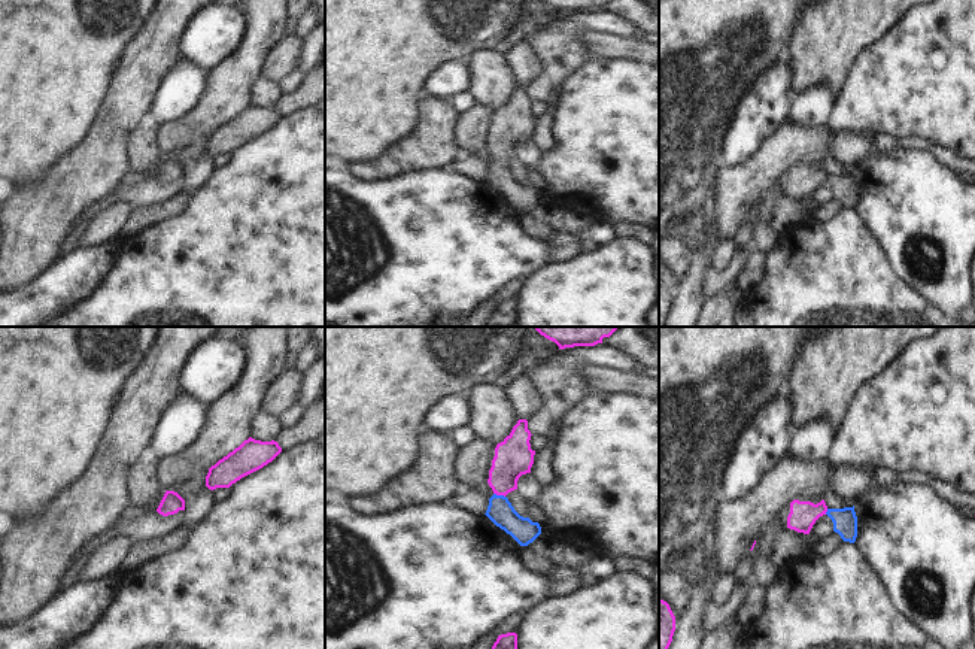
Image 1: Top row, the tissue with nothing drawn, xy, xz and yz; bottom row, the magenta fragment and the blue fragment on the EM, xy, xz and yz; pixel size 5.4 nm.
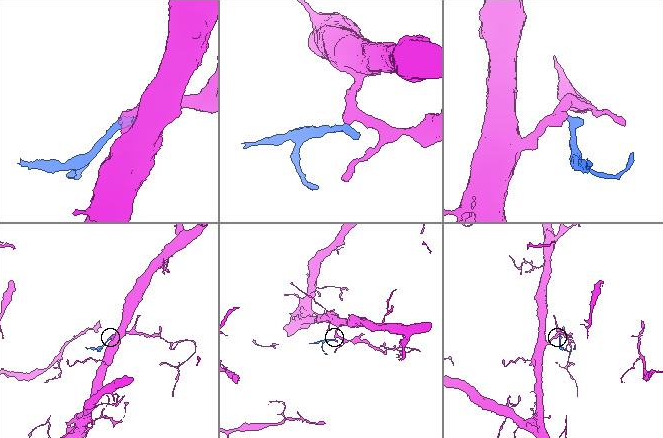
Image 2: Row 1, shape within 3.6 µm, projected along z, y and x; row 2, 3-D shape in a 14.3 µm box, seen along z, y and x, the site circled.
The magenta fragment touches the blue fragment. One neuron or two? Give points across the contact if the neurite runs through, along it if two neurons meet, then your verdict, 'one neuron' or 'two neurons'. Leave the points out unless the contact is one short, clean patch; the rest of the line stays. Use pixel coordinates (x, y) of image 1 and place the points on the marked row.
across xz (513, 457), (503, 476), (500, 494), (500, 510) | one neuron

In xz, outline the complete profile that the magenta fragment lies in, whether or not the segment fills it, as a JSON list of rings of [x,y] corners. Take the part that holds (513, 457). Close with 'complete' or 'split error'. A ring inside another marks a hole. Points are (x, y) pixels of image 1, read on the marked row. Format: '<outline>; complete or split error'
[[[519,419],[511,433],[496,445],[488,479],[493,495],[485,515],[520,546],[528,546],[541,534],[540,524],[520,516],[505,497],[517,489],[522,474],[531,473],[535,455],[529,443],[531,436],[528,421]]]; split error

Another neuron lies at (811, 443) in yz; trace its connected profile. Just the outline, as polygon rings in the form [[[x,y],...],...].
[[[811,422],[804,428],[793,428],[786,457],[804,463],[824,463],[829,460],[833,439],[827,424]]]

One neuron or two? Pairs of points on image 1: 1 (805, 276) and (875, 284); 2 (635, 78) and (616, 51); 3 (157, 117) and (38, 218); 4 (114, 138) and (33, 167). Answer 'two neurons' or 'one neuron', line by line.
1: one neuron
2: two neurons
3: two neurons
4: two neurons

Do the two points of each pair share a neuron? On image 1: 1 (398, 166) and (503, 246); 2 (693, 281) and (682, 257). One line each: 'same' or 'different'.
1: different
2: different

